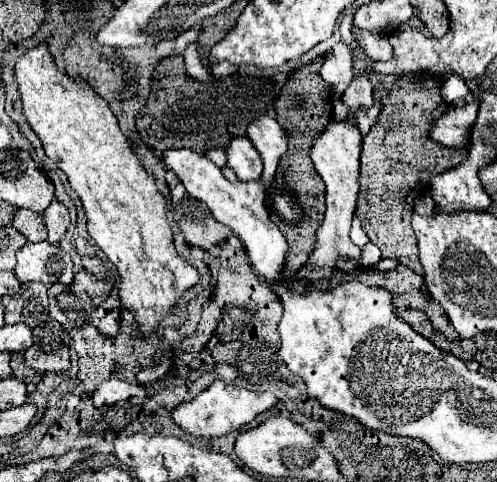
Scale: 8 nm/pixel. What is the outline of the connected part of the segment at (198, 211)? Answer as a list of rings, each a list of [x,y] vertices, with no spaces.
[[[183,185],[171,189],[171,211],[185,241],[193,247],[211,249],[231,235],[231,229],[217,223],[207,205],[189,197]]]

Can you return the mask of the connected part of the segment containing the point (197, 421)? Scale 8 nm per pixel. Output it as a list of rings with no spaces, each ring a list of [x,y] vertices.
[[[215,379],[205,391],[201,391],[193,401],[181,403],[171,411],[171,419],[189,435],[193,437],[203,437],[203,439],[213,439],[227,435],[241,425],[249,423],[255,419],[259,413],[271,409],[277,405],[277,399],[269,391],[249,391],[243,387],[233,387],[221,379]]]

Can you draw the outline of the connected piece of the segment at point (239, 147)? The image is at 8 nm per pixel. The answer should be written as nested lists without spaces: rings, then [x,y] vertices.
[[[231,137],[225,147],[227,165],[235,171],[239,181],[253,181],[261,177],[263,161],[259,151],[247,137]]]

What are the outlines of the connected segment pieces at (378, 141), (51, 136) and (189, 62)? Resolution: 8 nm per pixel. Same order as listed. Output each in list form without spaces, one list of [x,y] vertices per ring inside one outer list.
[[[407,77],[397,79],[393,89],[381,99],[379,119],[363,139],[361,149],[361,189],[355,215],[361,219],[363,231],[381,249],[383,257],[399,259],[401,265],[413,269],[417,275],[423,275],[423,269],[417,255],[417,237],[411,227],[413,201],[427,191],[433,175],[457,167],[467,157],[469,149],[469,139],[461,149],[445,149],[429,137],[435,121],[447,109],[449,105],[441,99],[439,85],[433,77],[419,77],[415,83]]]
[[[39,43],[33,49],[27,49],[15,63],[15,81],[19,85],[19,95],[23,101],[23,115],[27,117],[31,129],[43,143],[45,155],[53,159],[59,169],[67,175],[69,185],[79,195],[85,215],[89,237],[101,247],[107,259],[117,267],[121,283],[119,297],[127,309],[133,309],[141,333],[151,333],[157,329],[157,323],[167,317],[169,309],[177,303],[183,293],[199,283],[199,273],[193,265],[183,261],[173,247],[171,225],[165,217],[165,197],[155,187],[153,177],[139,163],[133,153],[127,137],[121,133],[115,115],[111,113],[107,101],[99,97],[91,85],[79,77],[63,73],[49,53],[47,43]]]
[[[191,43],[187,46],[183,53],[183,58],[185,61],[185,66],[188,74],[194,79],[201,82],[207,82],[211,79],[211,75],[208,73],[207,69],[202,65],[201,60],[197,51],[197,43]]]

